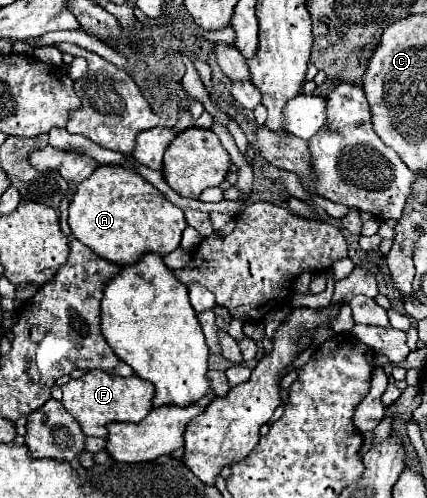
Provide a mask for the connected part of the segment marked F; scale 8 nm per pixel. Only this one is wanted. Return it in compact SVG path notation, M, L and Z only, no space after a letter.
M87 371L81 379L71 379L63 387L63 407L79 421L81 429L89 437L106 438L106 425L111 421L131 421L137 423L153 409L153 383L133 375L133 377L119 377L105 371Z

